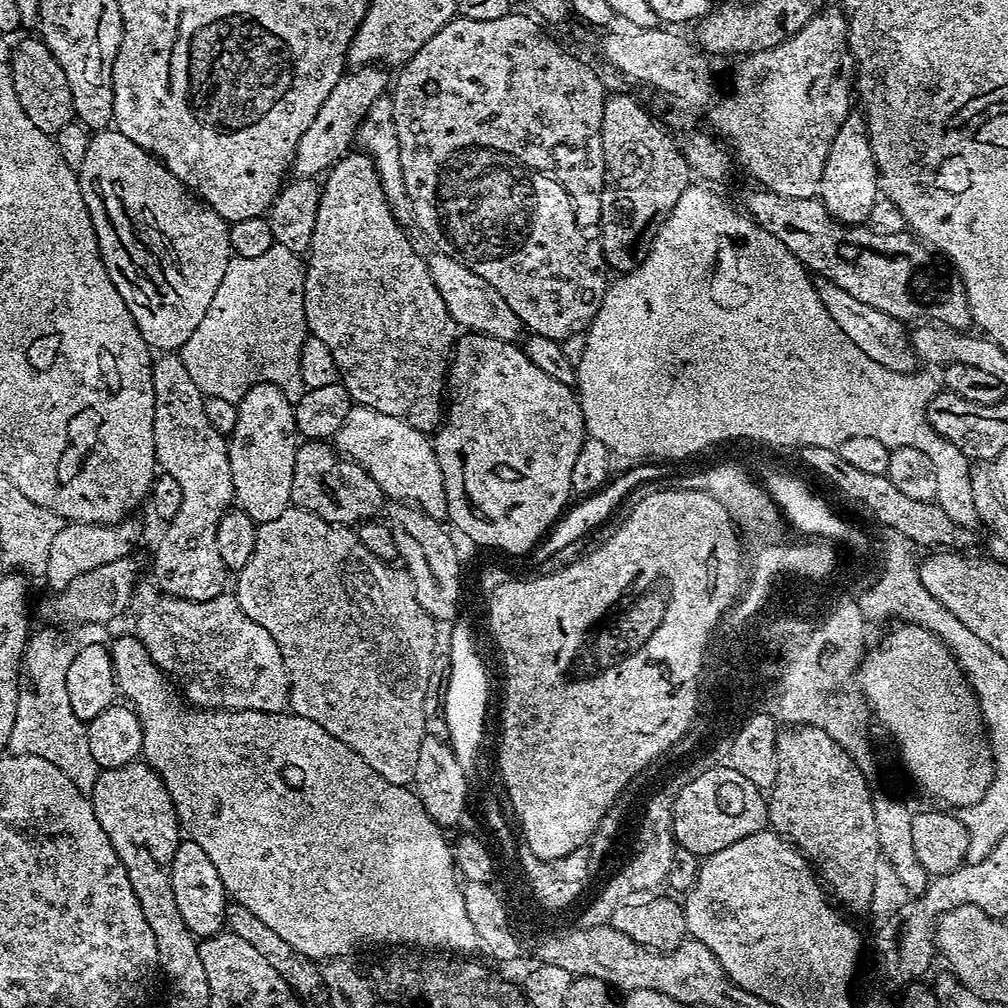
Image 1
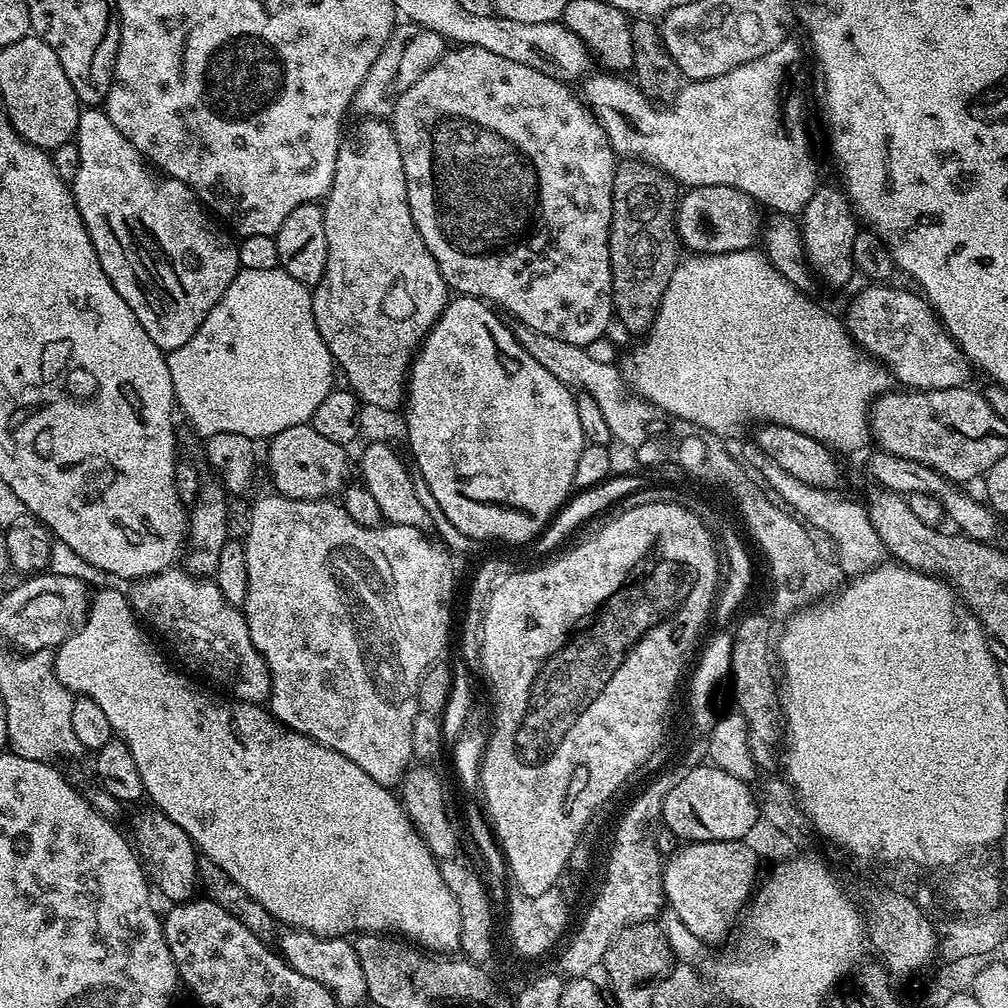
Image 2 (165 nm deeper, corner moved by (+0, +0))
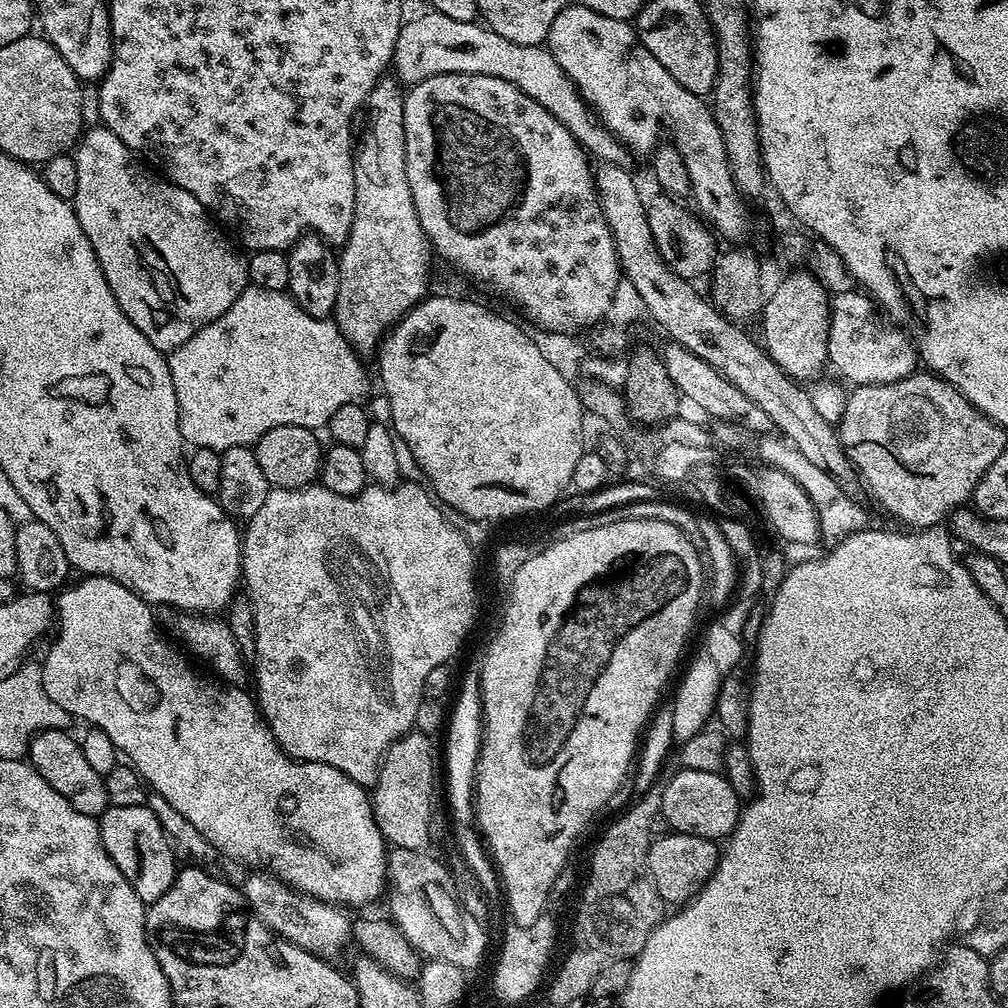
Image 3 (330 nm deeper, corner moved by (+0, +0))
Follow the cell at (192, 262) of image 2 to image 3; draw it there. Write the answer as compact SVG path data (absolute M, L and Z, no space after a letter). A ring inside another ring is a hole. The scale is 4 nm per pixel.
M103 126L91 128L89 127L83 133L74 152L74 159L78 166L78 190L74 197L76 217L86 234L86 238L90 238L90 246L94 246L94 254L102 266L102 274L106 278L118 306L126 314L126 318L130 318L130 322L134 322L134 326L138 326L138 330L142 330L142 334L146 334L146 338L159 352L167 354L186 343L198 330L202 330L210 322L214 322L219 316L226 314L226 310L230 310L230 306L234 306L236 299L243 294L244 289L250 284L245 257L243 255L240 257L224 241L223 234L219 232L221 229L214 223L208 209L202 206L202 202L198 202L198 198L194 198L194 194L182 190L177 184L173 184L167 179L155 180L154 177L147 176L142 169L135 168L128 161L130 159L128 147L124 145L122 138L118 138L118 134L114 134Z

